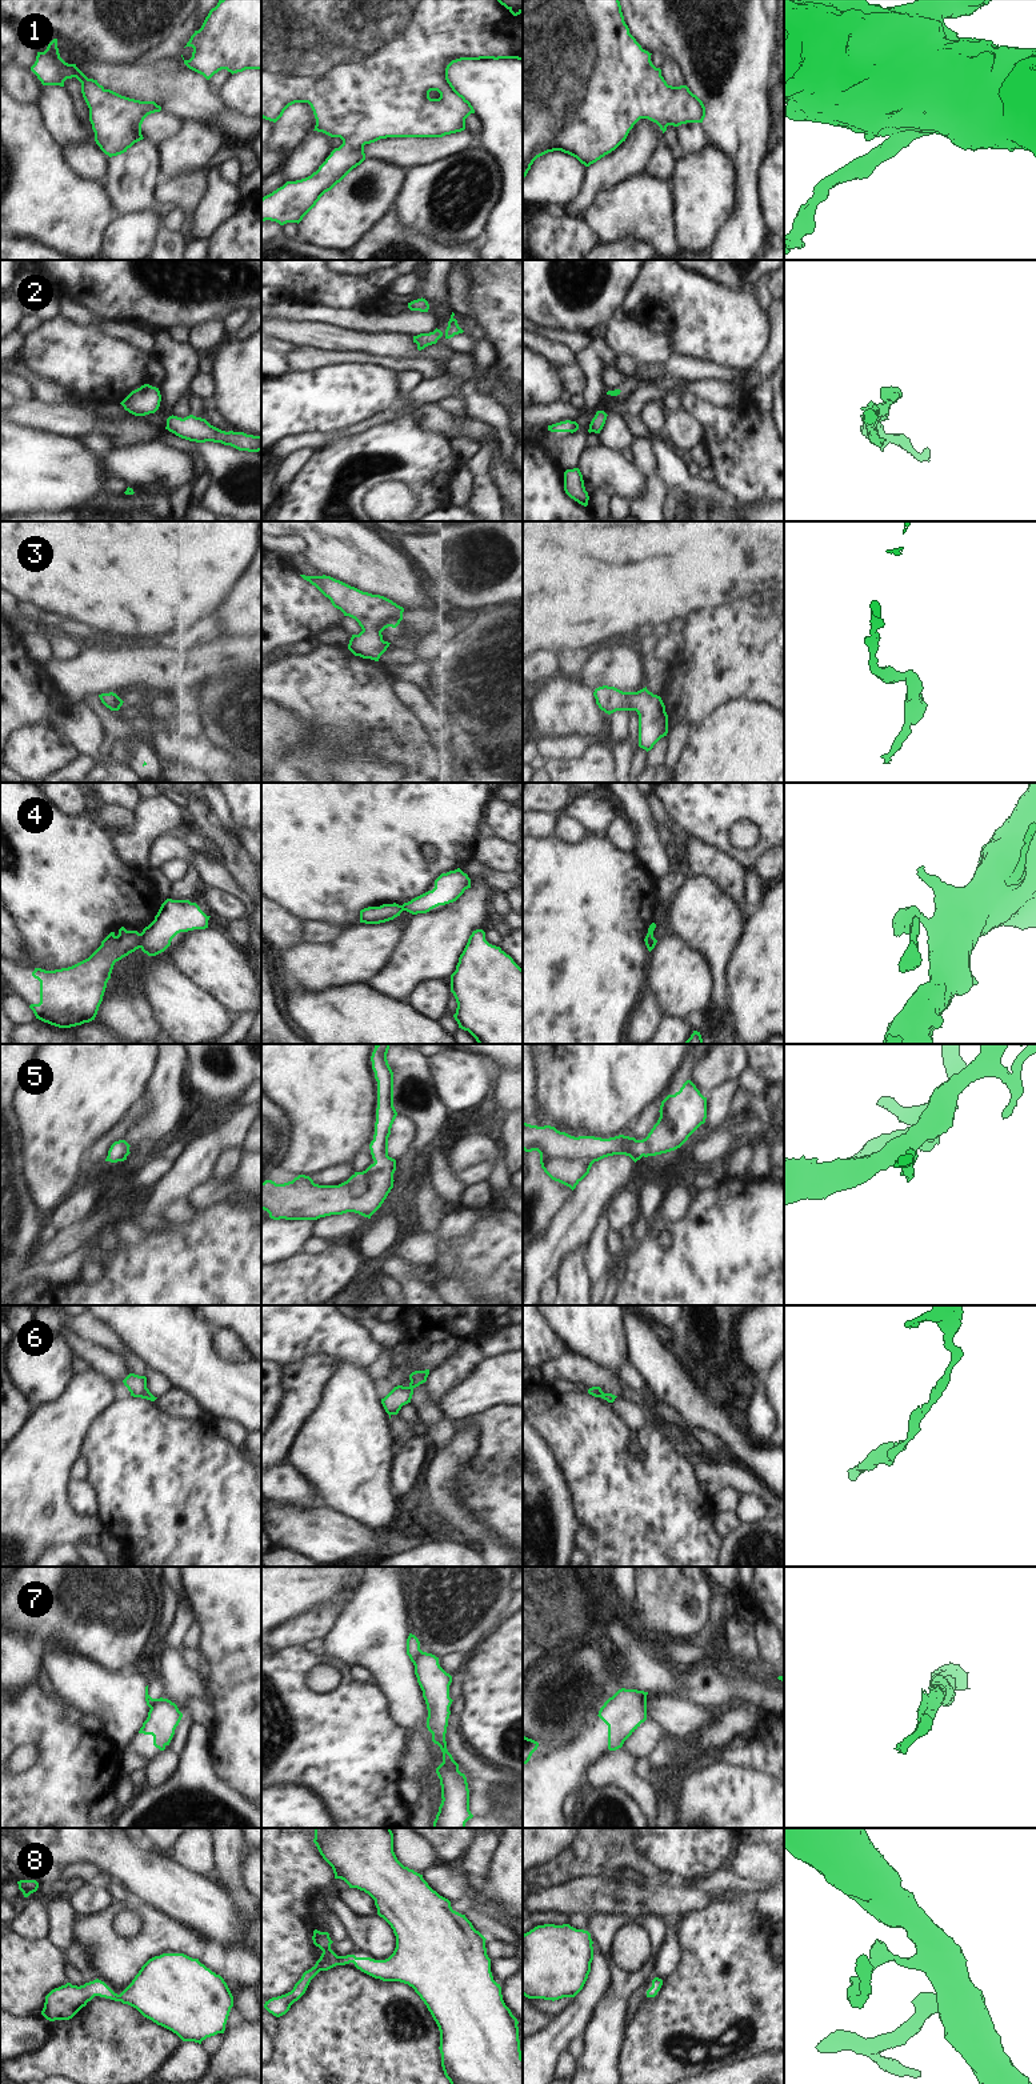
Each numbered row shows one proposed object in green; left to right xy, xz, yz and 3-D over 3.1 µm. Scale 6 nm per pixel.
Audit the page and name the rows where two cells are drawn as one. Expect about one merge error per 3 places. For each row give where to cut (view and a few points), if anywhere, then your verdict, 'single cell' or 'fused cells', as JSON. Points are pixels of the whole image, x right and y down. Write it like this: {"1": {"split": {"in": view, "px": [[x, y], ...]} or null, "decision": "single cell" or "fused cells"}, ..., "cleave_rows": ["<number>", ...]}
{"1": {"split": null, "decision": "single cell"}, "2": {"split": null, "decision": "single cell"}, "3": {"split": null, "decision": "single cell"}, "4": {"split": {"in": "xy", "px": [[139, 934], [140, 947]]}, "decision": "fused cells"}, "5": {"split": null, "decision": "single cell"}, "6": {"split": null, "decision": "single cell"}, "7": {"split": {"in": "xz", "px": [[422, 1651], [414, 1663]]}, "decision": "fused cells"}, "8": {"split": null, "decision": "single cell"}, "cleave_rows": ["4", "7"]}

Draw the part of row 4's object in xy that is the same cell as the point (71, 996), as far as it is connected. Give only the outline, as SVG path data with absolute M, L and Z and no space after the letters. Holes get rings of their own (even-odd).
M121 927L117 936L111 932L88 959L72 967L55 971L35 968L32 976L40 981L40 1003L31 1004L29 1008L36 1019L59 1028L71 1028L95 1020L115 963L139 949L140 943L137 931L127 931Z

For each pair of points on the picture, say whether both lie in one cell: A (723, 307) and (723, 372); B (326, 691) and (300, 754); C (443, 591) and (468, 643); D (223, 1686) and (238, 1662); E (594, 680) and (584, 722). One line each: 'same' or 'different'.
A: different
B: same
C: different
D: same
E: different

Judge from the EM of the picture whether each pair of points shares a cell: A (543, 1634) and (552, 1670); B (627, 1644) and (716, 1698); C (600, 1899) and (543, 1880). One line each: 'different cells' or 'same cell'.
A: different cells
B: same cell
C: different cells

